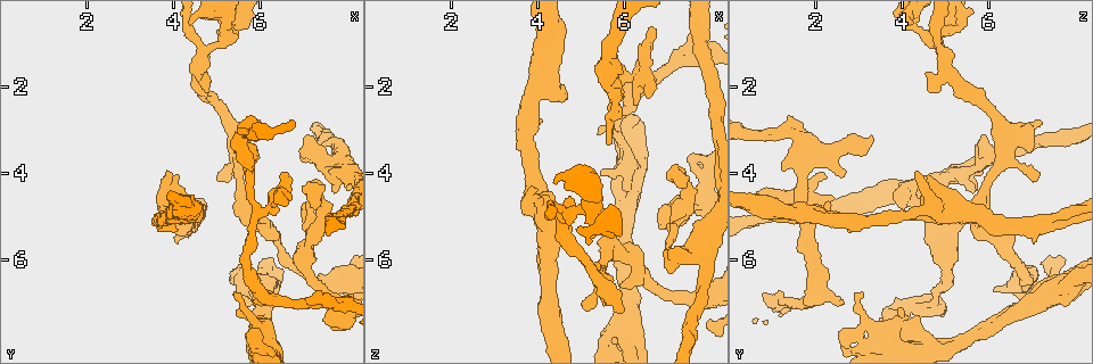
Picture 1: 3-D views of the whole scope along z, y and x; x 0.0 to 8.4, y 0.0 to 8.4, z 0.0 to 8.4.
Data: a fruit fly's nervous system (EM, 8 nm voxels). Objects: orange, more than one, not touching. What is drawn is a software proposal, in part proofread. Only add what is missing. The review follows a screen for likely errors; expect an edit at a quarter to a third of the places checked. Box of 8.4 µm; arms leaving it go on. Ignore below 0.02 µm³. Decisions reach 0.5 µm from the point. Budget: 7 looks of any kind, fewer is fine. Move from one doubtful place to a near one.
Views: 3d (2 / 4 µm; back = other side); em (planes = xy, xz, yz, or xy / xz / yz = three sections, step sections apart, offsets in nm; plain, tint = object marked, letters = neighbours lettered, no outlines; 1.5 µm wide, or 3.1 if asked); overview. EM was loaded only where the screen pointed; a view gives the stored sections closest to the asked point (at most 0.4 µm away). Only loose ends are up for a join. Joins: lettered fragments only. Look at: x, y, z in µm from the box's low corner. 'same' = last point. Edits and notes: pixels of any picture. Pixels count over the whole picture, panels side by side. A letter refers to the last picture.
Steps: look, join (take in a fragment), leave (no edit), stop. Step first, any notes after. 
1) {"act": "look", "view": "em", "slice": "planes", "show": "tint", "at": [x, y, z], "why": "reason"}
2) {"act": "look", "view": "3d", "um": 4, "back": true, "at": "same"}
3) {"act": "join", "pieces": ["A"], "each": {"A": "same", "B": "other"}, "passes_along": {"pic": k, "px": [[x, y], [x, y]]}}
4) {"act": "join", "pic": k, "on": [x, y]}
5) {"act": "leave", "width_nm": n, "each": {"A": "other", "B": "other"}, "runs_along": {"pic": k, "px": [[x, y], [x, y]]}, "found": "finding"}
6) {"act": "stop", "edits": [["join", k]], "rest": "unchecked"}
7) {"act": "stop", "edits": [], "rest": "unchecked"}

{"act": "look", "view": "em", "slice": "xz", "step": 4, "show": "letters", "at": [5.35, 6.75, 3.00], "why": "an open end"}

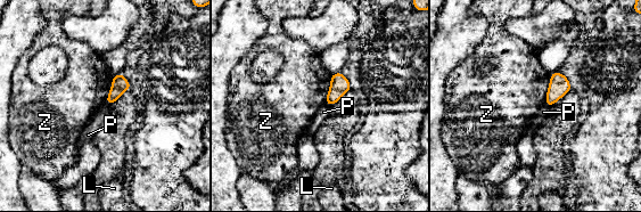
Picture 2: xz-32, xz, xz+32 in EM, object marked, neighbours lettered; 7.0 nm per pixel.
{"act": "look", "view": "em", "slice": "planes", "show": "letters", "at": "same", "why": "another direction"}

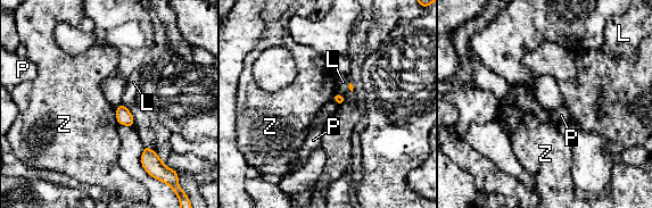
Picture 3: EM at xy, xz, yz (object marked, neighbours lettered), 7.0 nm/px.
{"act": "leave", "longest_contact_nm": ["Z", 130], "each": {"L": "other", "P": "other", "Z": "other"}, "found": "none of them fits"}

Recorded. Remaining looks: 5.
{"act": "look", "view": "em", "slice": "planes", "show": "letters", "at": [7.65, 6.75, 0.80], "why": "branch stops here"}

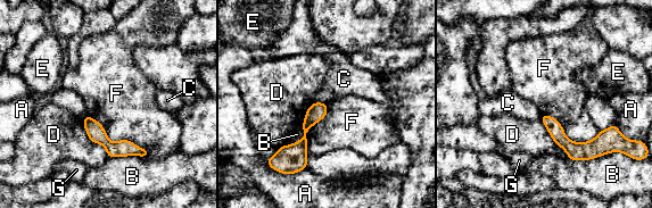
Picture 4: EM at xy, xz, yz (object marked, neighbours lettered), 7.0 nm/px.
{"act": "leave", "longest_contact_nm": ["F", 550], "each": {"A": "other", "B": "other", "C": "other", "D": "other", "E": "other", "F": "other", "G": "other"}, "found": "no lettered fragment goes on from it"}

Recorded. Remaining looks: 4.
{"act": "look", "view": "em", "slice": "planes", "show": "letters", "at": [3.90, 4.00, 4.35], "why": "branch stops here"}

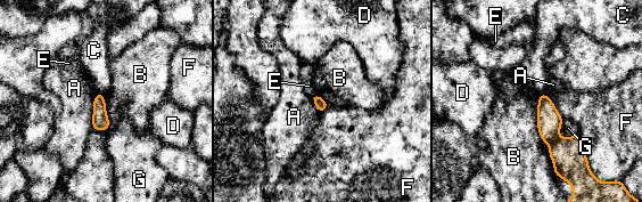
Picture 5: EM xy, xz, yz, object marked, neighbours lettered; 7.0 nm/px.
{"act": "leave", "each": {"A": "other", "B": "other", "C": "other", "D": "other", "E": "other", "F": "other", "G": "other"}, "border": {"pic": 5, "px": [[103, 95], [109, 126], [92, 131]]}, "found": "no lettered fragment goes on from it"}

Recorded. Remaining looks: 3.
{"act": "stop", "edits": [], "rest": "unchecked"}

